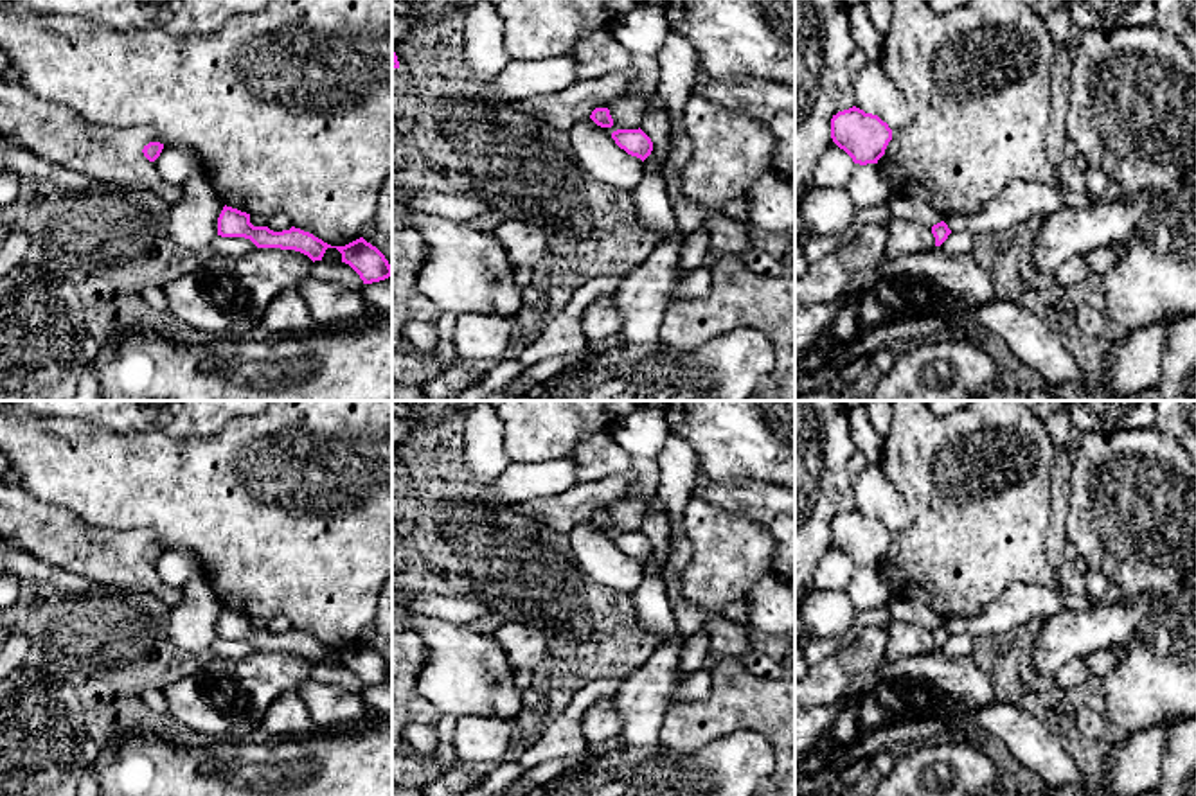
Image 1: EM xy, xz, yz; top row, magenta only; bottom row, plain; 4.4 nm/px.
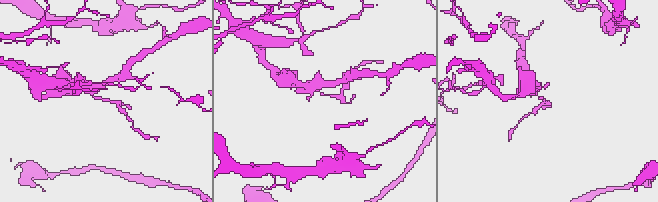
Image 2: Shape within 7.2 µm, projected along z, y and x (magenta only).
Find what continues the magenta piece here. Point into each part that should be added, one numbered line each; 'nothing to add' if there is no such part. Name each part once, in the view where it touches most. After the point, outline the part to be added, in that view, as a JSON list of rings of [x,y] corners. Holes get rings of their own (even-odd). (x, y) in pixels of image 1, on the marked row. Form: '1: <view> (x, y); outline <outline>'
nothing to add

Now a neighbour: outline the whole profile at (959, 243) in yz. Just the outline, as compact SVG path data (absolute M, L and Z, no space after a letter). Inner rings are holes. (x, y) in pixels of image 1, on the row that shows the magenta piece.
M951 232L939 248L950 255L966 255L971 252L973 243L975 243L975 234Z

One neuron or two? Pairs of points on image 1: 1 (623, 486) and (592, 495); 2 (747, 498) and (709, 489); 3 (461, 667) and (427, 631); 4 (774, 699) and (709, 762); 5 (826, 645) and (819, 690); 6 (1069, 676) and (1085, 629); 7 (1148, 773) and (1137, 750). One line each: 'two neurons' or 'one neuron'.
1: one neuron
2: one neuron
3: one neuron
4: two neurons
5: two neurons
6: two neurons
7: one neuron

